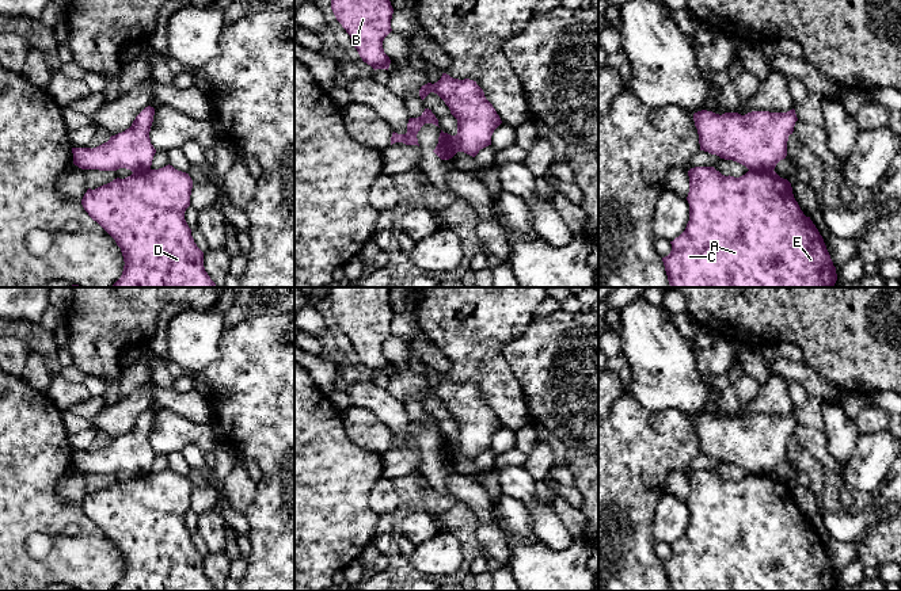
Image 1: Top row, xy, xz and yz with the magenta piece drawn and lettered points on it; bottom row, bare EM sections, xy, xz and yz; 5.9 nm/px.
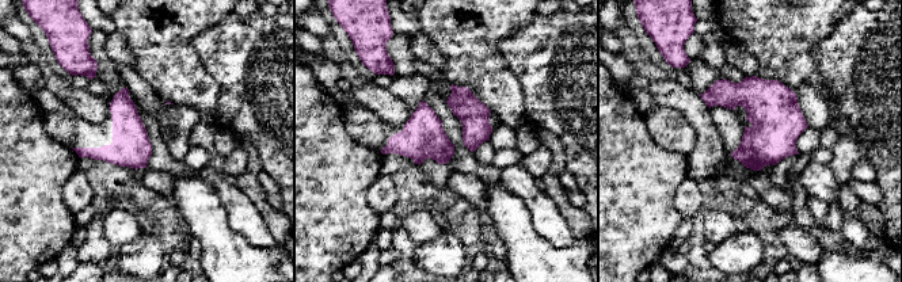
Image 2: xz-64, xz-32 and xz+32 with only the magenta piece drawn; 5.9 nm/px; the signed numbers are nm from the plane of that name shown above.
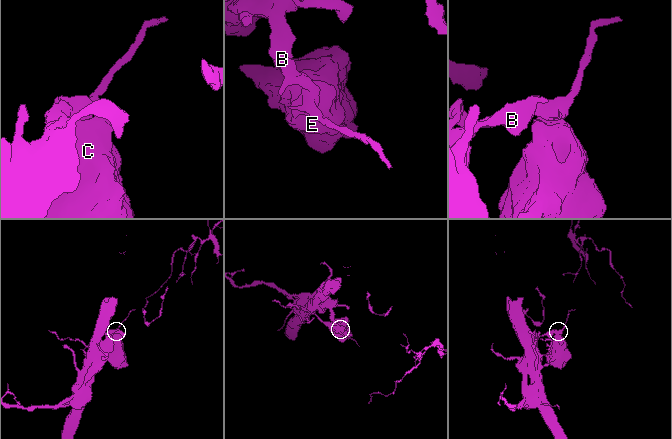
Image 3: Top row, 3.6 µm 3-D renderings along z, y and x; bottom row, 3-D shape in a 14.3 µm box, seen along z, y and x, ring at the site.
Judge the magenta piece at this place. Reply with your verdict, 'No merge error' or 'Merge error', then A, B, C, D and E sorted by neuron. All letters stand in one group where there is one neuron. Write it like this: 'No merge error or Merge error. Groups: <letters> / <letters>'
Merge error. Groups: A C D E / B

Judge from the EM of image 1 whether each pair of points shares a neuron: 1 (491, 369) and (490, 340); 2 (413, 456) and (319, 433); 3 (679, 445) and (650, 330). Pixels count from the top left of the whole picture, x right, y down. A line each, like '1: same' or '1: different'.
1: same
2: different
3: different

